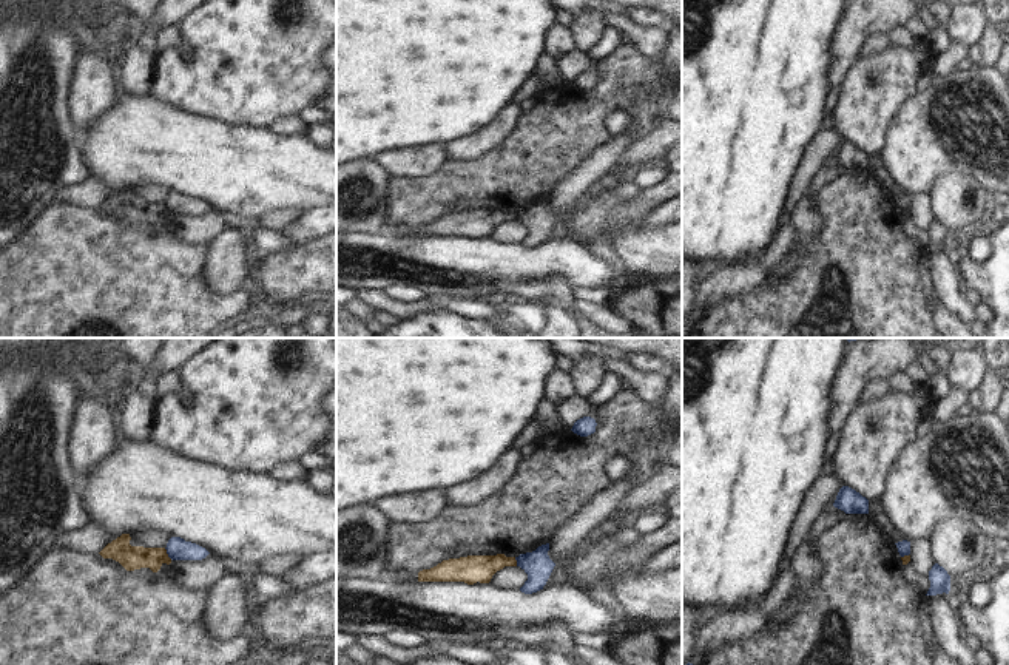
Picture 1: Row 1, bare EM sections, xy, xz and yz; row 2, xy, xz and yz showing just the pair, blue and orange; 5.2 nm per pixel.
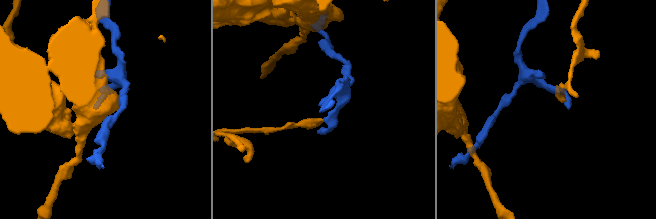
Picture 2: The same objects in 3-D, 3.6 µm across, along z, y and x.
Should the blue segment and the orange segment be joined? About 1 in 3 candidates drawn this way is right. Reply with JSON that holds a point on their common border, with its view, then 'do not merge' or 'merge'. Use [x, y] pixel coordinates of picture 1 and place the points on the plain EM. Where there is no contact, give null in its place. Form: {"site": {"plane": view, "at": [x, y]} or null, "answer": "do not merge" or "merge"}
{"site": {"plane": "xy", "at": [167, 207]}, "answer": "do not merge"}

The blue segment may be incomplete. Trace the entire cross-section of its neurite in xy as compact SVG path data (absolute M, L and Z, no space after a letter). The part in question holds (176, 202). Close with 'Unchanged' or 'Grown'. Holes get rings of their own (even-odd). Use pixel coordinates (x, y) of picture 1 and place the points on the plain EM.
M171 191L165 204L171 214L202 214L210 208L205 202L181 191Z. Unchanged

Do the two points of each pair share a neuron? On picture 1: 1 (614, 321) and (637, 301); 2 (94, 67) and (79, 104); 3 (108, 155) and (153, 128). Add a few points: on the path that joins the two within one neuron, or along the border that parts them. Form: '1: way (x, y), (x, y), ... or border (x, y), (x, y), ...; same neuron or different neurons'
1: border (605, 306), (627, 321); different neurons
2: way (93, 76), (93, 88), (88, 94); same neuron
3: way (119, 145), (142, 138); same neuron

